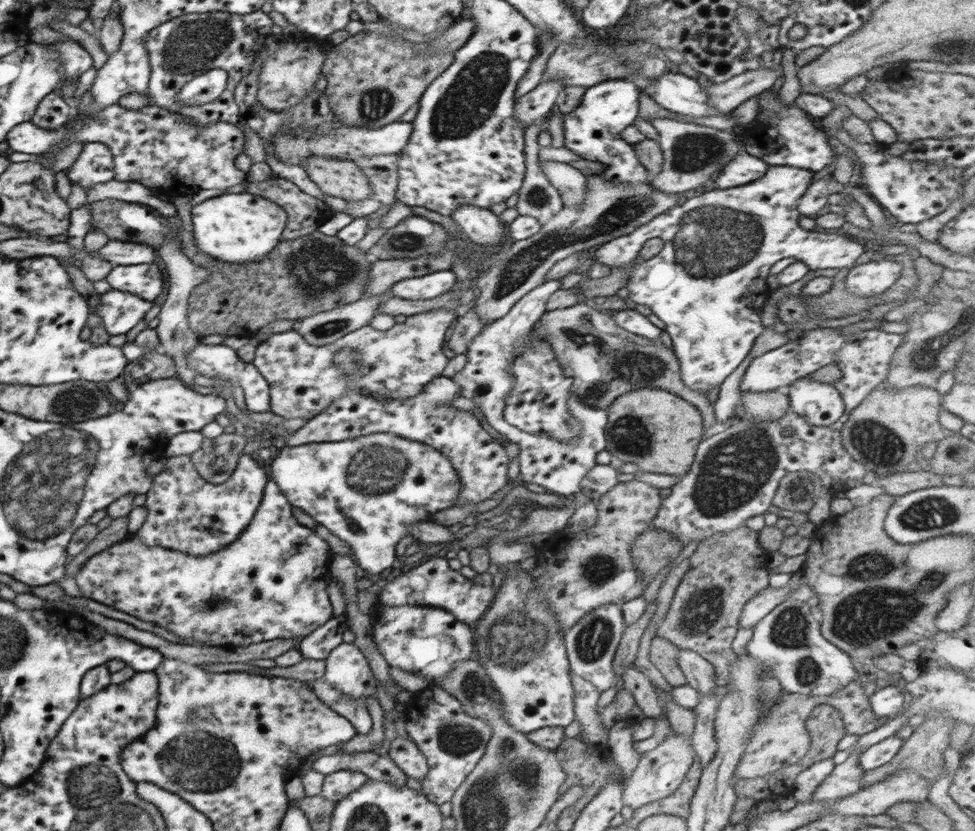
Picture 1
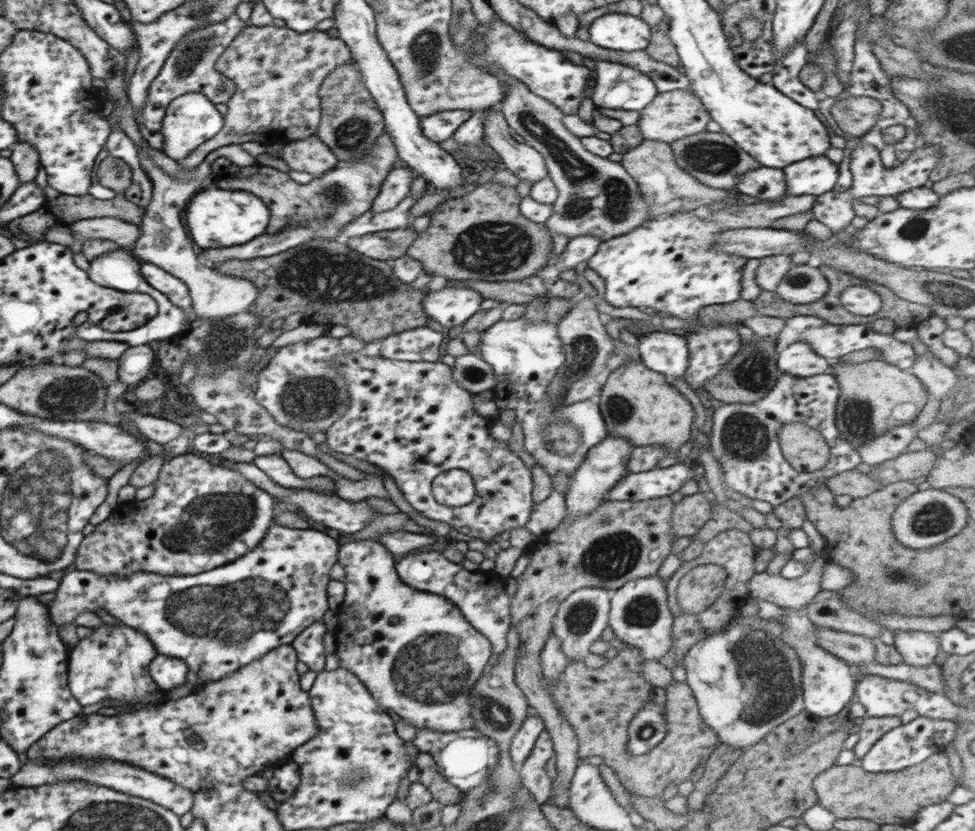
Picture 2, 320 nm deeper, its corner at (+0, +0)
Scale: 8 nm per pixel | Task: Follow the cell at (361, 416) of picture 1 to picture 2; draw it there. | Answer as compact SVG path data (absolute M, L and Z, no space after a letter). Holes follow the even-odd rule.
M346 353L346 355L339 355L334 360L334 366L337 368L339 375L347 382L347 395L349 396L349 409L344 416L340 417L326 432L326 442L328 446L335 452L342 452L342 454L350 454L355 456L358 460L366 460L370 464L374 464L383 469L388 475L394 478L398 489L402 491L404 498L408 500L412 508L426 516L438 520L438 522L446 522L452 528L455 528L462 534L468 534L468 536L474 538L480 538L483 541L494 540L495 536L506 532L506 530L512 530L512 528L522 528L530 520L530 513L535 506L532 492L533 492L533 478L530 475L530 470L524 465L524 462L520 457L512 453L508 447L506 441L501 441L494 438L490 433L491 426L494 424L495 419L480 416L475 412L475 404L473 403L473 393L465 388L462 388L453 377L453 370L451 366L440 362L406 362L402 360L389 360L381 357L368 357L362 355L362 353ZM459 468L470 473L475 484L475 496L470 504L464 506L446 506L436 502L432 495L432 481L441 472Z

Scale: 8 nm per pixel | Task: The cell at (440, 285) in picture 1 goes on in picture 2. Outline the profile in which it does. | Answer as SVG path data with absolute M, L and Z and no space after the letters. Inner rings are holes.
M462 285L446 286L442 290L428 290L423 300L428 316L447 329L462 326L480 310L483 297L476 291Z

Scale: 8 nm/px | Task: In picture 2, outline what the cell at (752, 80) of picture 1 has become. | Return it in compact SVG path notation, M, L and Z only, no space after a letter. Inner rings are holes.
M690 89L657 93L654 100L640 111L637 127L643 140L659 140L671 145L674 141L706 131L710 120L707 108Z

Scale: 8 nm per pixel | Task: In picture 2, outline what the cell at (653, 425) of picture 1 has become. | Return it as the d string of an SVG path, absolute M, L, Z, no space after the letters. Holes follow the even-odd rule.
M633 359L614 370L608 375L607 381L601 387L601 399L599 404L604 422L610 435L628 439L633 446L658 445L667 454L676 457L676 453L682 444L690 440L694 420L695 409L685 395L680 393L667 378L658 372L653 372L646 367L640 359Z

